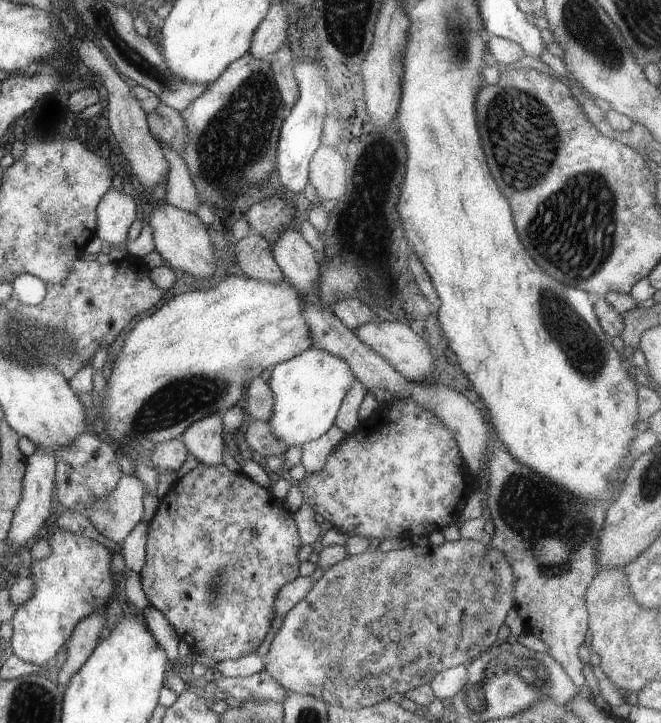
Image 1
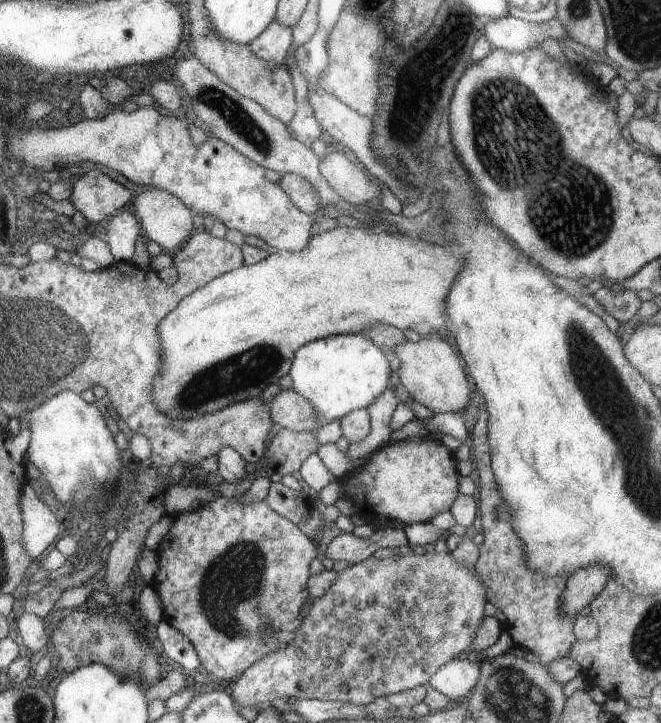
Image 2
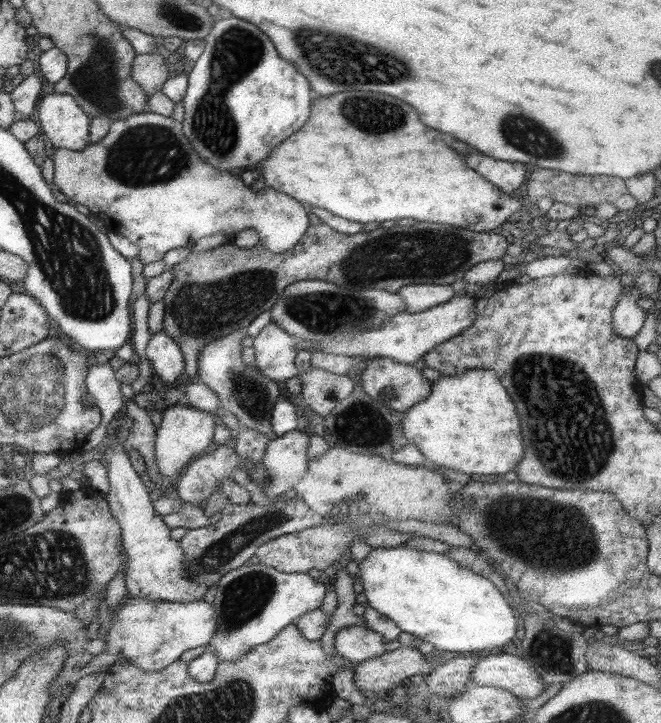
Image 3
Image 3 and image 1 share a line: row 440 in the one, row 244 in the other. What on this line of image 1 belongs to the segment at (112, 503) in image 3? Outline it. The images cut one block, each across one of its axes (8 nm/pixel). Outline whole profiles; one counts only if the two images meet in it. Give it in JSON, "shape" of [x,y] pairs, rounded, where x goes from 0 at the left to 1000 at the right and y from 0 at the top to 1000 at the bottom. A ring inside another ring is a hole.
{"shape":[[[166,261],[147,285],[144,326],[163,337],[186,340],[206,299],[209,299],[209,288],[203,275],[186,264]]]}

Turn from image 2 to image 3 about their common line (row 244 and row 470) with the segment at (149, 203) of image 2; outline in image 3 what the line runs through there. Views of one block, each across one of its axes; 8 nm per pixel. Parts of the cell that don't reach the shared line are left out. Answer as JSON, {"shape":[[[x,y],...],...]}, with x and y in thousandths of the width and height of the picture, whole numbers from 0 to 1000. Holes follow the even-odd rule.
{"shape":[[[260,560],[245,567],[245,584],[236,596],[234,624],[242,658],[265,663],[275,658],[286,642],[309,628],[322,611],[327,584],[322,571],[309,570],[290,560]]]}

